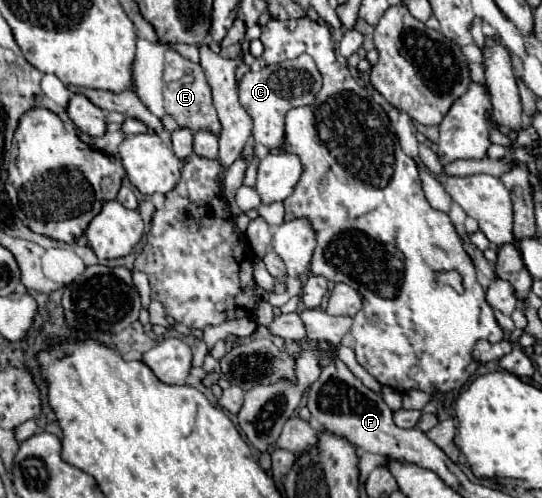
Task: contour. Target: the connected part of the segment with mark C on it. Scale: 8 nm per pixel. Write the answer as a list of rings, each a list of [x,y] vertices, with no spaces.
[[[301,54],[295,60],[285,60],[273,66],[265,66],[257,72],[247,72],[239,80],[239,104],[249,112],[253,120],[253,138],[259,146],[271,150],[279,148],[285,136],[285,114],[297,106],[309,106],[315,102],[321,90],[321,74],[311,56]]]

